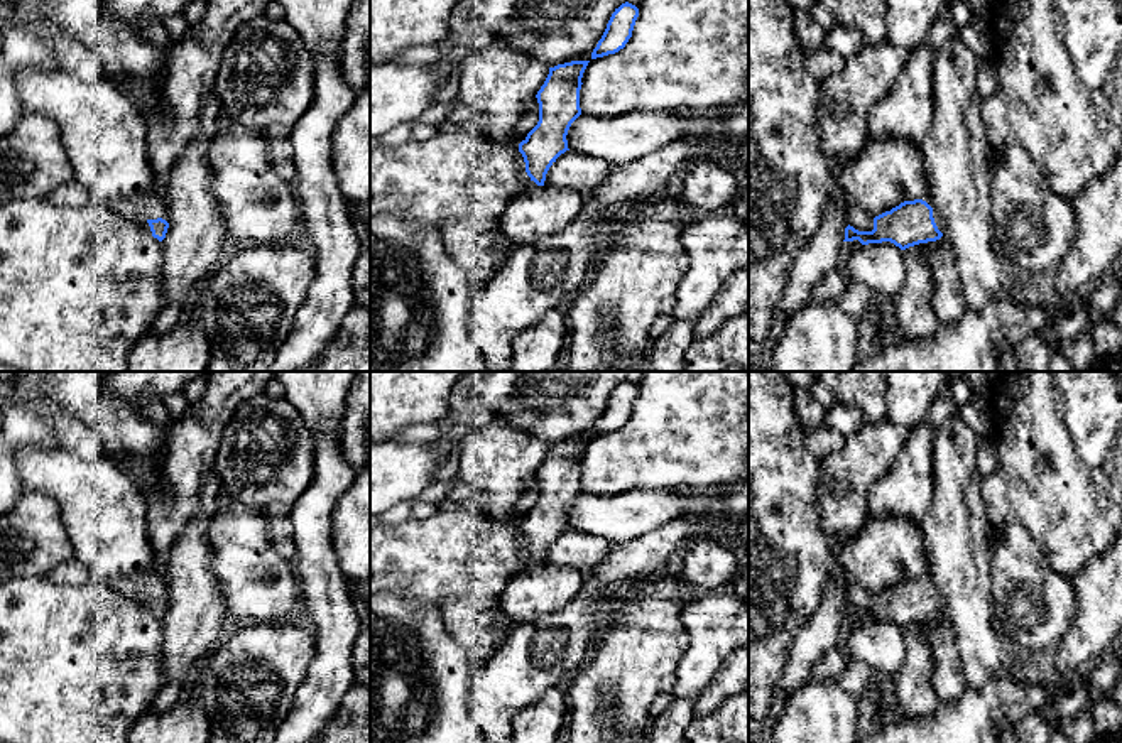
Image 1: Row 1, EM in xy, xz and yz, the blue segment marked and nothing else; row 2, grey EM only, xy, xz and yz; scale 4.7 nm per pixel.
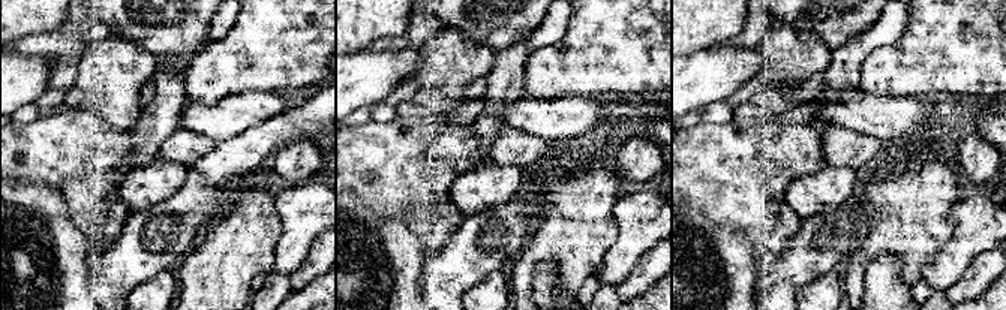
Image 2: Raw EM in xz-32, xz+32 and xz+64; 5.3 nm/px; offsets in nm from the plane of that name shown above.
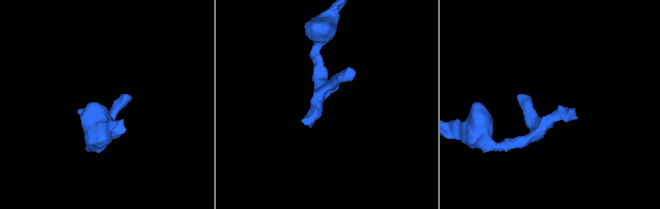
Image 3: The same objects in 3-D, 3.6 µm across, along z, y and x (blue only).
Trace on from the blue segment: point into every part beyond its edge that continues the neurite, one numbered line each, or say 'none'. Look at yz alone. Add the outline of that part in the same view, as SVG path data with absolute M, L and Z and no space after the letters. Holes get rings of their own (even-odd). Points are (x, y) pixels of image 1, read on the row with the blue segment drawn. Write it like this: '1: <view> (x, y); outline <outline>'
1: yz (936, 215); outline M923 198L923 201L926 201L926 203L933 208L934 223L936 223L938 230L943 233L943 230L945 230L945 221L943 221L943 216L941 216L941 213L940 213L940 208L938 208L936 203L933 201L933 198Z

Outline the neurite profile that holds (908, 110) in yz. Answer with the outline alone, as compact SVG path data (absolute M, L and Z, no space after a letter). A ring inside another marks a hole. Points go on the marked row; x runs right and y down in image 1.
M928 42L912 49L892 89L869 113L867 142L902 138L923 144L934 120L933 61L934 47Z

